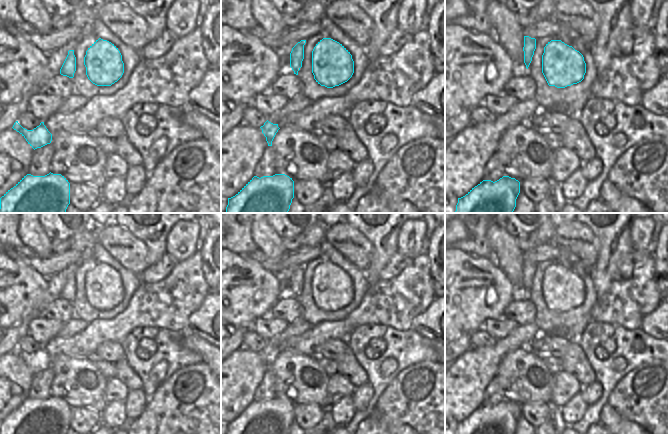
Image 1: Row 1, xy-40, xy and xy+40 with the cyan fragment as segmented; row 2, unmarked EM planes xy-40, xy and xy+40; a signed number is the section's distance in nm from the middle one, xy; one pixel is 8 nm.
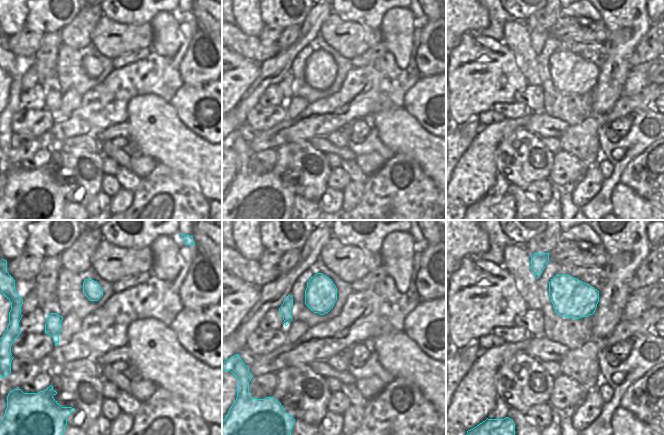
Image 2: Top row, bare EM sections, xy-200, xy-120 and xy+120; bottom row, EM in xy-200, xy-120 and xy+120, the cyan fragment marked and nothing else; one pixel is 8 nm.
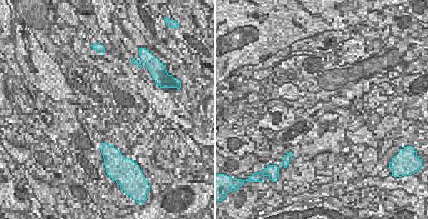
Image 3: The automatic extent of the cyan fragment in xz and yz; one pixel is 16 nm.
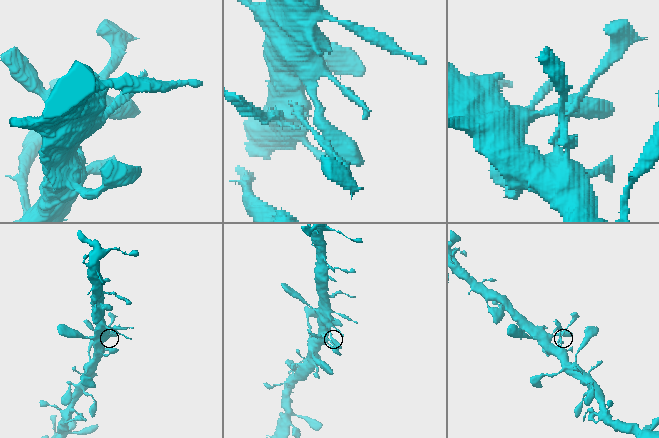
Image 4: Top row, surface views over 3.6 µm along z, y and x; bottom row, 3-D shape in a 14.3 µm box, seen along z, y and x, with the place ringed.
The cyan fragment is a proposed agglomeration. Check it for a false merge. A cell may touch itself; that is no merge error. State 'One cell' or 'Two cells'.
One cell.

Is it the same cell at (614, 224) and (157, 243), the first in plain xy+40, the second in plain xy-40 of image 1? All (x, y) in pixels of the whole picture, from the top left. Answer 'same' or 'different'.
same

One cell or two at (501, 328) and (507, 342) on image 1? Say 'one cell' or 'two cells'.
two cells

